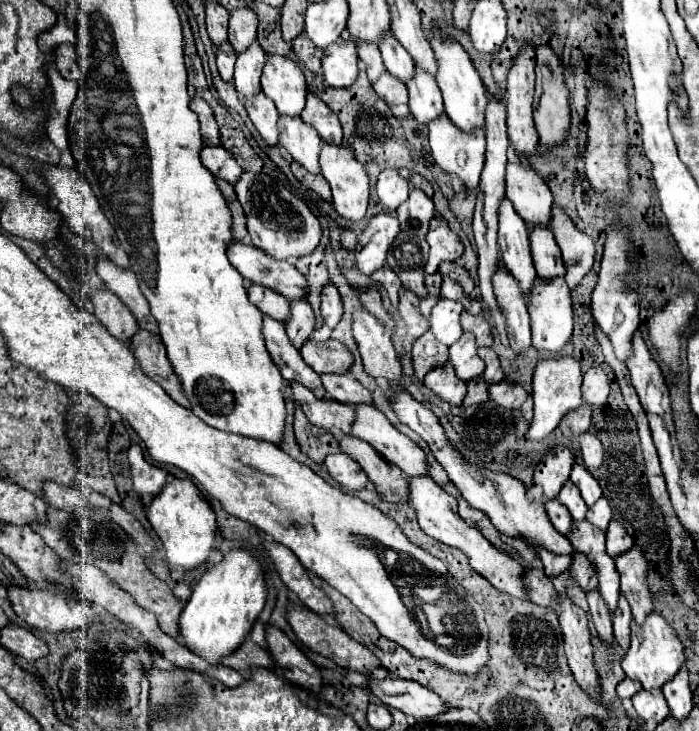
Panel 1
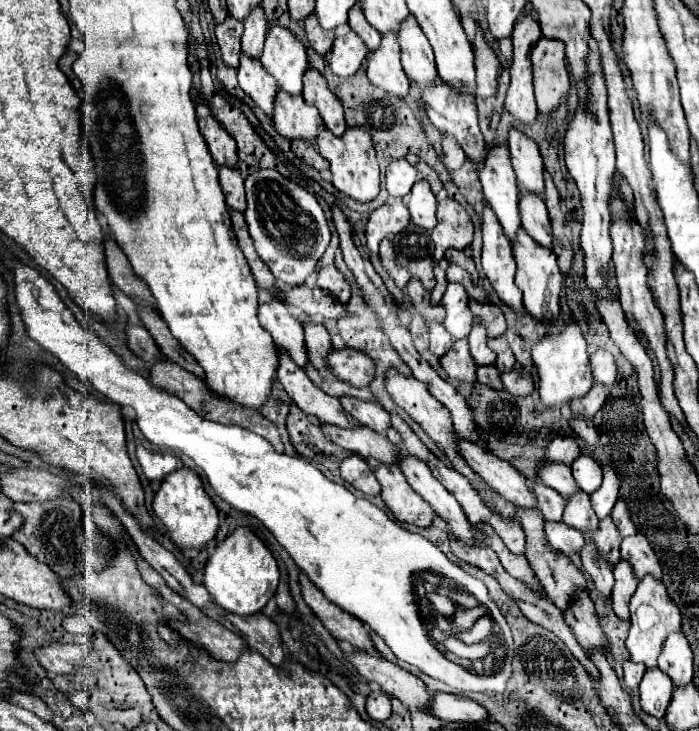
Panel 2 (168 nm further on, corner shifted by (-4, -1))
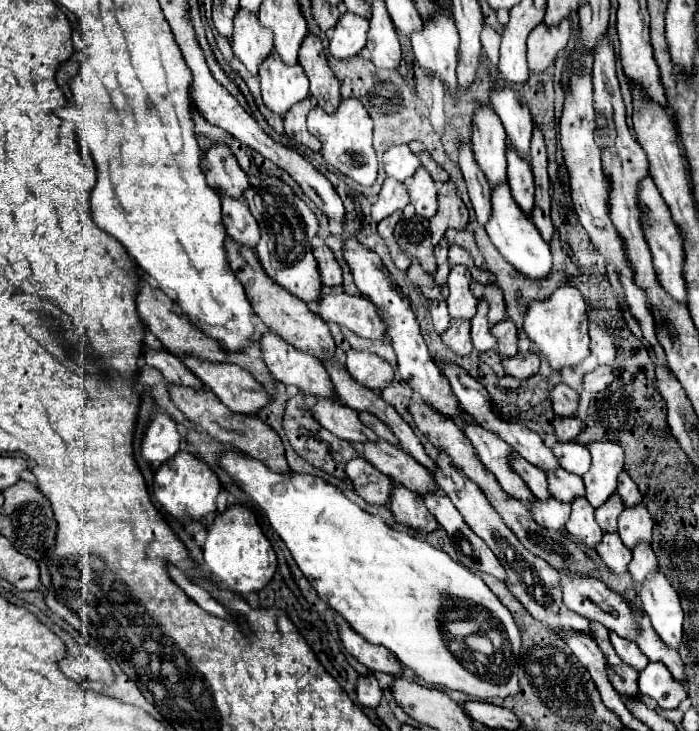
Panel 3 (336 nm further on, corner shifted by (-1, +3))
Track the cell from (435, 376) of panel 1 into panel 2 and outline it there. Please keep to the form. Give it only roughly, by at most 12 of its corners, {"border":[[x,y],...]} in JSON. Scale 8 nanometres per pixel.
{"border":[[466,338],[454,342],[440,358],[450,378],[476,382],[476,366],[468,356]]}

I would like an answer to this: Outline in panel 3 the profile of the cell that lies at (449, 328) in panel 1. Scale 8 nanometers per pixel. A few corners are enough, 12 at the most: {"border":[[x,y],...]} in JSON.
{"border":[[453,266],[447,304],[451,318],[471,320],[477,298],[469,270]]}

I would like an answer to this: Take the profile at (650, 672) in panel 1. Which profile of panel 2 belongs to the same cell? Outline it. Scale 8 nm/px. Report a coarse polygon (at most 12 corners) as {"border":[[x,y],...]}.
{"border":[[646,576],[632,594],[630,660],[656,668],[680,610]]}

